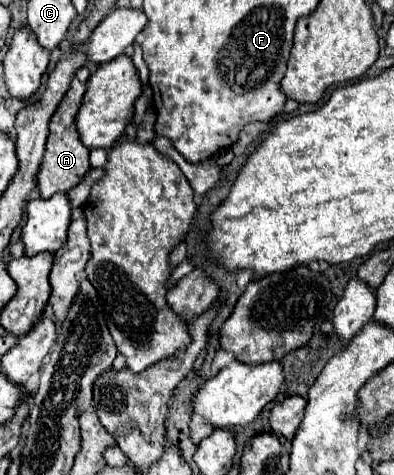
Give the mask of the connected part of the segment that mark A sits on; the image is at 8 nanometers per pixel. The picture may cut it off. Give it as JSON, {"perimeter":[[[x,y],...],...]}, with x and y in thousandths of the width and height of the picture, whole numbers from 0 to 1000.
{"perimeter":[[[221,139],[201,143],[180,168],[175,189],[165,194],[160,211],[150,215],[140,240],[129,244],[129,261],[124,261],[124,286],[119,286],[119,303],[114,303],[114,328],[94,366],[94,396],[104,404],[109,417],[129,417],[140,404],[170,404],[180,400],[190,387],[206,383],[211,366],[226,358],[226,316],[201,299],[195,286],[195,269],[190,269],[190,240],[201,227],[201,215],[216,198],[216,177],[226,164],[226,147]]]}

